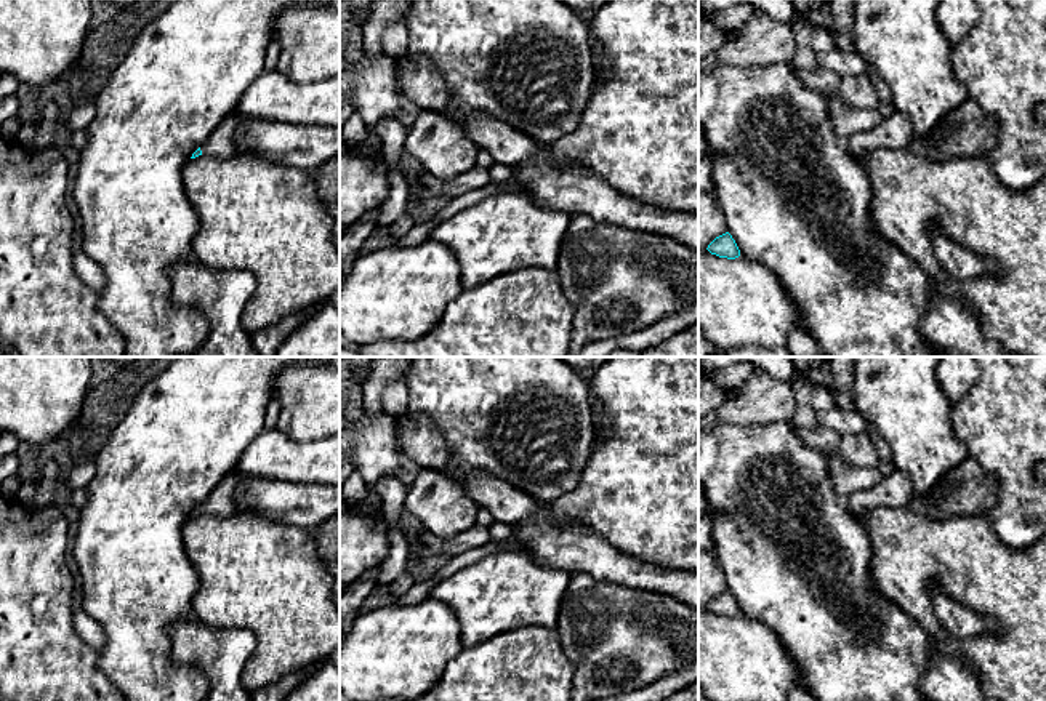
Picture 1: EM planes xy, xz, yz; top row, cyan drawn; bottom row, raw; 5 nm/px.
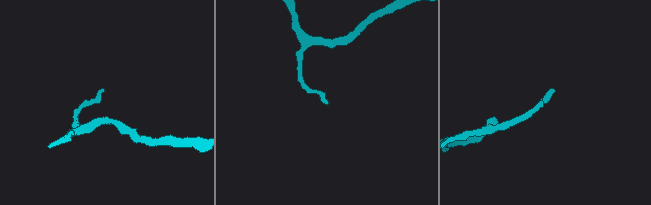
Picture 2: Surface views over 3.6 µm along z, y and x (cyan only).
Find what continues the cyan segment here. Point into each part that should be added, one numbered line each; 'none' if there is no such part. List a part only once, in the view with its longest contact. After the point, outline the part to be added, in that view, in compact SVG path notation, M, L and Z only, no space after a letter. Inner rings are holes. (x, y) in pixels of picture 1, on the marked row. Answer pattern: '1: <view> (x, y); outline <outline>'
1: xy (221, 143); outline M234 110L229 114L200 146L202 155L216 158L232 158L240 155L240 149L235 144L235 130L243 118L242 114Z

